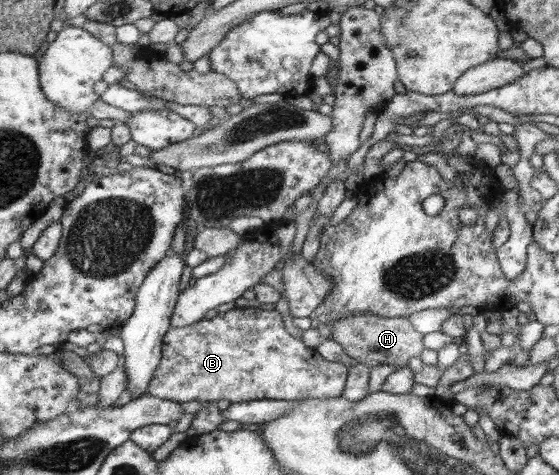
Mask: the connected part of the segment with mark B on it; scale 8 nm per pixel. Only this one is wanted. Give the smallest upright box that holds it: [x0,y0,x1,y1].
[148,307,349,403]

